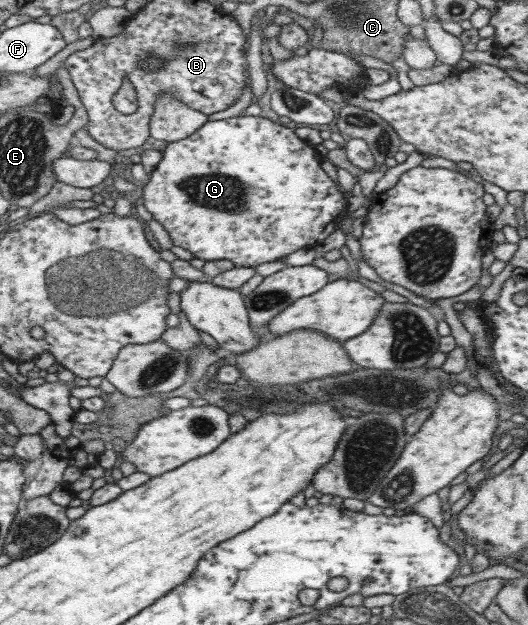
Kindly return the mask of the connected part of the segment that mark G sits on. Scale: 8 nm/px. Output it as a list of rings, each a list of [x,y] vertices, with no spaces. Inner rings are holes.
[[[272,115],[206,122],[186,139],[168,142],[162,155],[137,197],[144,201],[153,219],[168,231],[173,245],[190,251],[196,259],[227,259],[235,267],[285,260],[302,247],[322,244],[330,233],[339,229],[346,215],[344,191],[322,169],[320,154],[314,146],[298,138],[294,129],[282,126]]]

